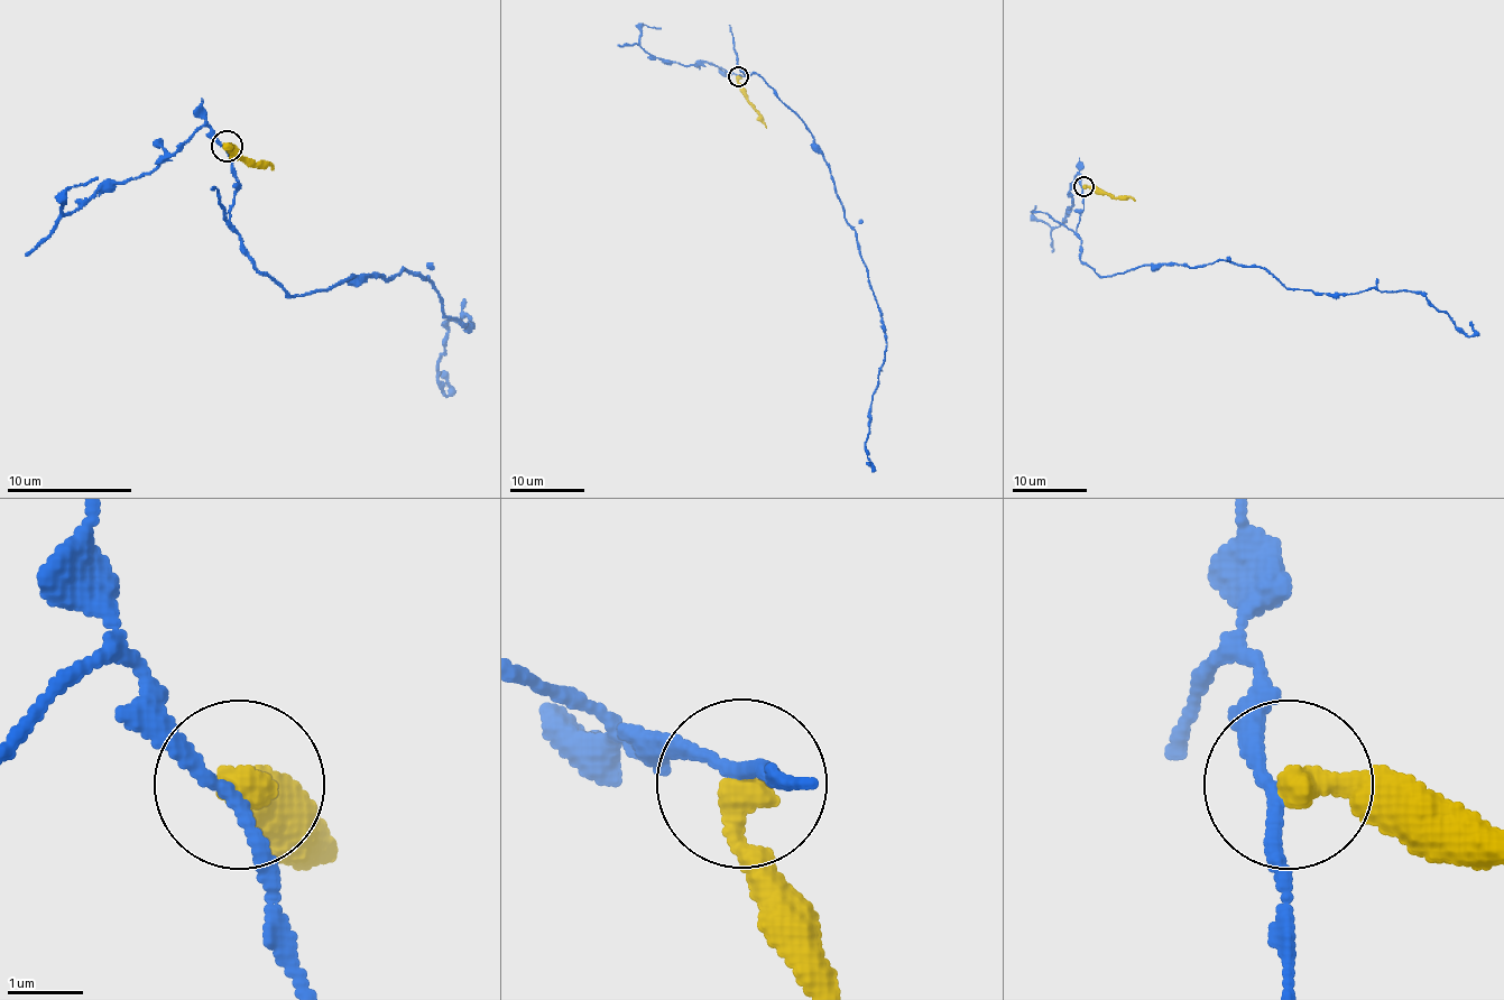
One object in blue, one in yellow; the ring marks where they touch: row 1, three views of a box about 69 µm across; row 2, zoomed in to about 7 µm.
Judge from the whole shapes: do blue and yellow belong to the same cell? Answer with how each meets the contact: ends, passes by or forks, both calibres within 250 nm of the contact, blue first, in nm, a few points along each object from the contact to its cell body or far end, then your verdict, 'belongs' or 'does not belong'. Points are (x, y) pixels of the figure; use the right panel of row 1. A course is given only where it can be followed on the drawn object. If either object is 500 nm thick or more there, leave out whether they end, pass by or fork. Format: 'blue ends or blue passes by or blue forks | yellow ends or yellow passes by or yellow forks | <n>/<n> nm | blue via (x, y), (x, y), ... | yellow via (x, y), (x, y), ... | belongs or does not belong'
blue passes by | yellow ends | 160/400 nm | blue via (1083, 187), (1076, 235), (1081, 260), (1101, 277), (1225, 260), (1319, 294), (1420, 292), (1470, 336), (1470, 322) | yellow via (1083, 187), (1135, 200) | does not belong

